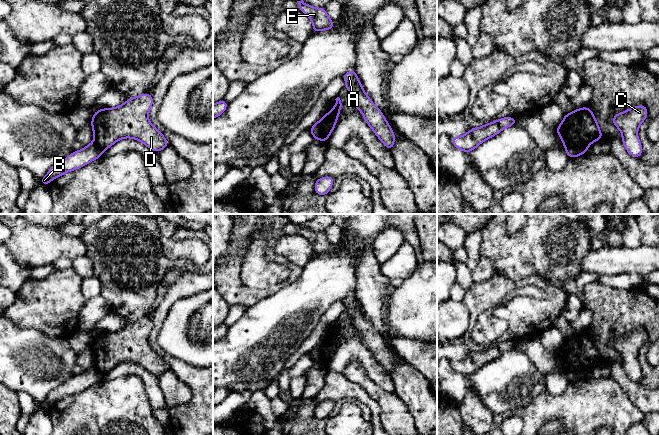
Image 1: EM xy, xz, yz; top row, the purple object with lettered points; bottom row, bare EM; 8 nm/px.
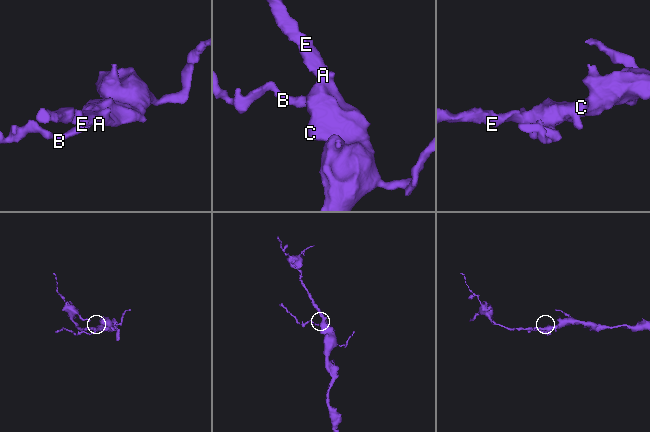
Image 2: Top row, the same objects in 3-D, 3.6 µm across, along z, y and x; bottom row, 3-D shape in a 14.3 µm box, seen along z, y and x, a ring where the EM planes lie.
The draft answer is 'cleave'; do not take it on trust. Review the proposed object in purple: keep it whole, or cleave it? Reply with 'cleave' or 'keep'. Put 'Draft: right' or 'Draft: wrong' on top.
Draft: right
cleave

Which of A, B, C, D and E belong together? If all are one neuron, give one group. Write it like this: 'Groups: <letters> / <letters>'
Groups: A C D E / B

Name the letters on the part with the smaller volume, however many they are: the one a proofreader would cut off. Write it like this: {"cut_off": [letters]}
{"cut_off": ["B"]}

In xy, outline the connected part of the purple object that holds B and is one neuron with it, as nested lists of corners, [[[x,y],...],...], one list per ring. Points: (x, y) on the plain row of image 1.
[[[94,366],[90,367],[84,373],[72,376],[67,382],[52,390],[47,399],[38,406],[48,410],[55,402],[81,392],[102,379],[103,375]]]

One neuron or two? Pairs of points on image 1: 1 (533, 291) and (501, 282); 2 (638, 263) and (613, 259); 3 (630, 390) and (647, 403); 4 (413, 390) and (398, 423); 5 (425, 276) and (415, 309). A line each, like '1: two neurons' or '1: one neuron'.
1: two neurons
2: one neuron
3: one neuron
4: two neurons
5: one neuron

